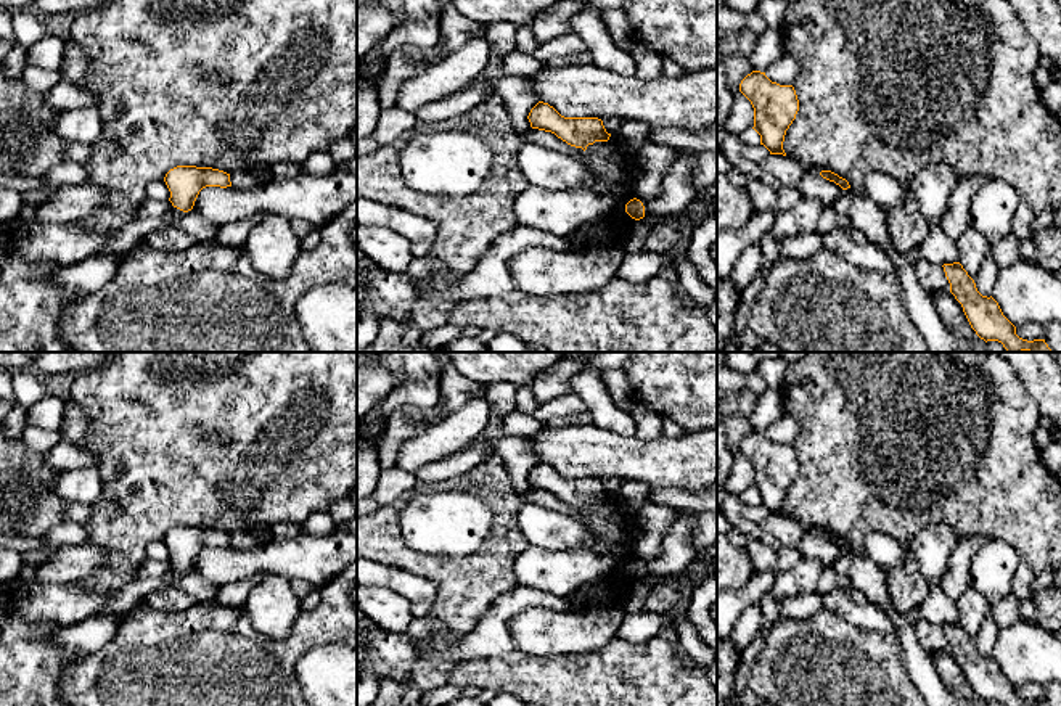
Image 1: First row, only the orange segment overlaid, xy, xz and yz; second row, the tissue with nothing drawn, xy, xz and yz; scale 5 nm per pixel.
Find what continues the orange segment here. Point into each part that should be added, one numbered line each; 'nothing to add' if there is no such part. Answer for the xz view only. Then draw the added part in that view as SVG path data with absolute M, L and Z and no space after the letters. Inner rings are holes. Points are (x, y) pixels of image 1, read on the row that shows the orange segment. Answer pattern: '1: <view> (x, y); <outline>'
nothing to add

